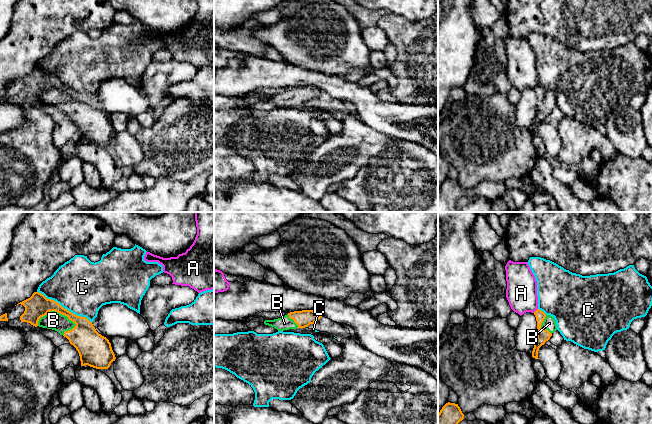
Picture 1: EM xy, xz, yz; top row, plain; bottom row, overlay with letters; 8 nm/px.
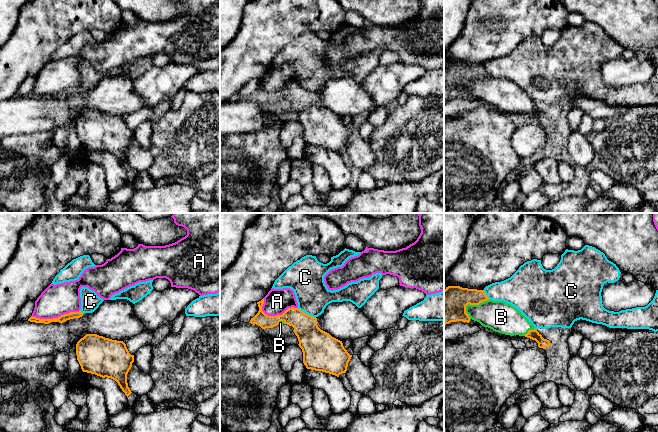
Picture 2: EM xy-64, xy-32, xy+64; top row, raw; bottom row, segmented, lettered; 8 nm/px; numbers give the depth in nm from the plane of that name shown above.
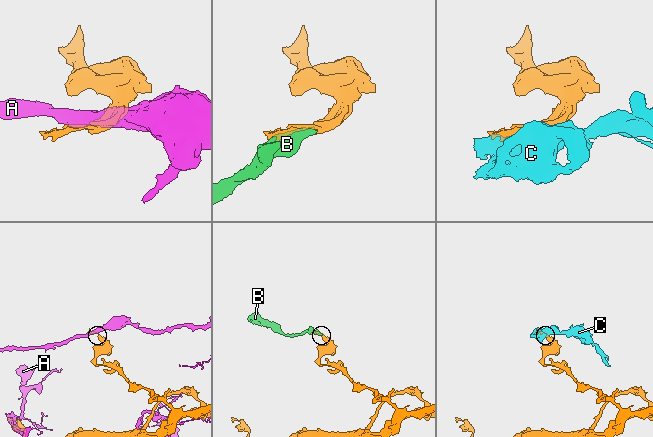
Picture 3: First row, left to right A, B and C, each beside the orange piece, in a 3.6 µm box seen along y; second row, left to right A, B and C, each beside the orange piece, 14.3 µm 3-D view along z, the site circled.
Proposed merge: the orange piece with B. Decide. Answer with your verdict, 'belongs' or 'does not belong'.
belongs

